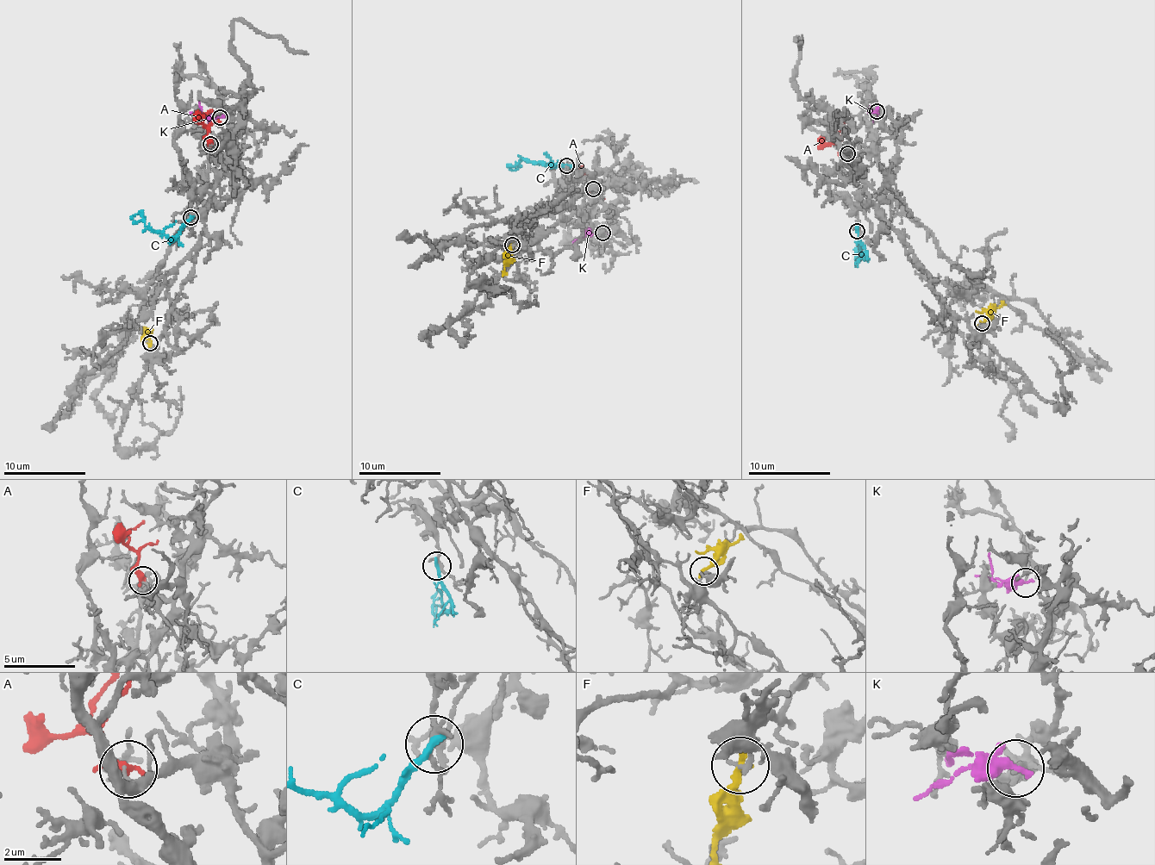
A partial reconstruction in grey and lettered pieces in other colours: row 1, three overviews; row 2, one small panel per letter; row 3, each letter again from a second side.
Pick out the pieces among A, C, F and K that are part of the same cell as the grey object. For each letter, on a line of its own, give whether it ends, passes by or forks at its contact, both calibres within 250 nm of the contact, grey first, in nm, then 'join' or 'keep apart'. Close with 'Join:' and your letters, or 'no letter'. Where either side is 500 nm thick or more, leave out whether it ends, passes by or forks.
A: it ends | 140/400 nm | join
C: it ends | 180/280 nm | keep apart
F: it ends | 180/280 nm | keep apart
K: it passes by | 120/360 nm | keep apart
Join: A

